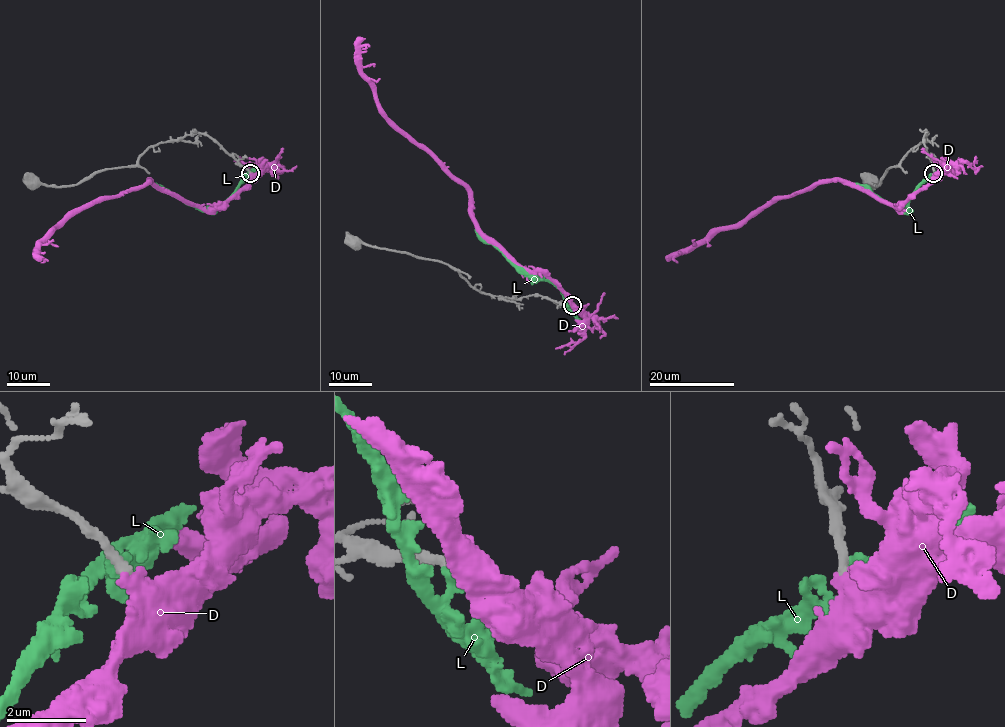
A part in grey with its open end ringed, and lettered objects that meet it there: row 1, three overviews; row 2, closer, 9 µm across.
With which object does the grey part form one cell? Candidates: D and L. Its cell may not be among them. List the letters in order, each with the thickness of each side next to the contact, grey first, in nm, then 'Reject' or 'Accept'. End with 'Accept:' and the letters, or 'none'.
D: Thickness 240 nm (grey) against 400 nm. Reject
L: Thickness 280 nm (grey) against 320 nm. Reject
Accept: none

